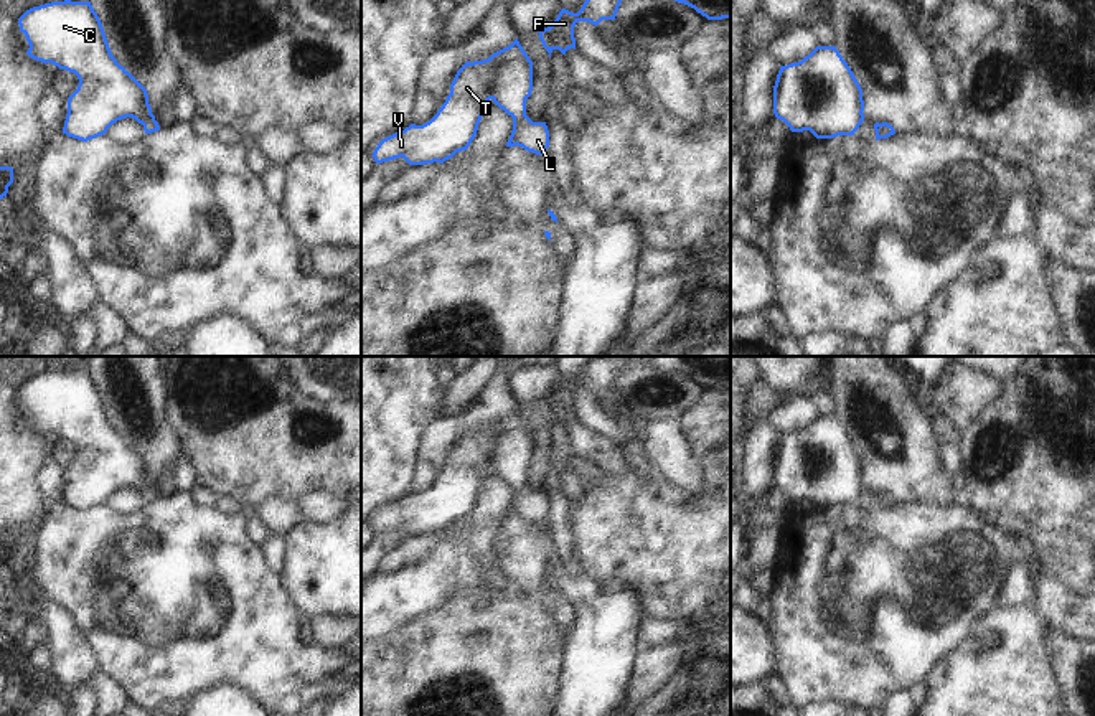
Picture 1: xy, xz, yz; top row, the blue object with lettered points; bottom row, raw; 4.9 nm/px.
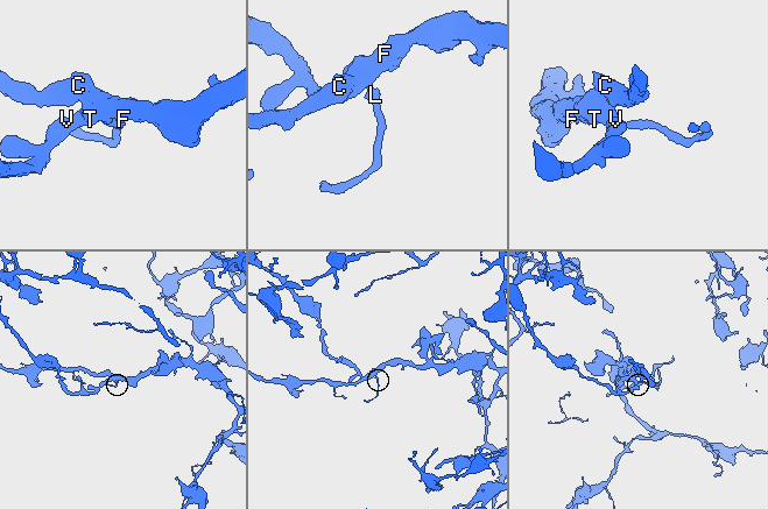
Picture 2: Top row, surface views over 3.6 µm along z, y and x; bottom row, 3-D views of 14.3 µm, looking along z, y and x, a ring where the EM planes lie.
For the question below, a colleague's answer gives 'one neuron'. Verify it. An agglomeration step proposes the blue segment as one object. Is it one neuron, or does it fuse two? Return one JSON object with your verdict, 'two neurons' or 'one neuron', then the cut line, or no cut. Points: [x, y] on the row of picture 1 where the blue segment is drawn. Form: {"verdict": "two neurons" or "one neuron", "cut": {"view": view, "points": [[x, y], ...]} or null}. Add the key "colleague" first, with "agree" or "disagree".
{"colleague": "agree", "verdict": "one neuron", "cut": null}

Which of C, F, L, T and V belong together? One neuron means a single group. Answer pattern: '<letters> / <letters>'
C F L T V

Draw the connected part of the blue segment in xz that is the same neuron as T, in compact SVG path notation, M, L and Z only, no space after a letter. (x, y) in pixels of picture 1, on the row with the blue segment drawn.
M518 38L488 59L467 61L455 74L437 114L425 124L411 124L383 139L373 152L376 163L402 157L409 165L444 163L467 150L477 135L483 111L491 99L513 117L506 147L523 147L543 155L549 147L546 122L526 115L526 99L533 91L533 61Z

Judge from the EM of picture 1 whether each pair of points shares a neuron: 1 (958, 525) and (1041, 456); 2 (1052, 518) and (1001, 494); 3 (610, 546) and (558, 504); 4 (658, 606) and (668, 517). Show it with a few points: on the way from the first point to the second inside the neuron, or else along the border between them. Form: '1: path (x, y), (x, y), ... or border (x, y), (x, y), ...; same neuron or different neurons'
1: border (960, 497), (1006, 533); different neurons
2: path (1039, 505), (1028, 494), (1015, 494); same neuron
3: border (571, 504), (573, 548), (576, 553); different neurons
4: path (668, 584), (668, 538); same neuron

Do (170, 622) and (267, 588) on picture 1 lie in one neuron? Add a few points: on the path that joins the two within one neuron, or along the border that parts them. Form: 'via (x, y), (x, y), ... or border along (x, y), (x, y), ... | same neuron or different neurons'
via (195, 607), (243, 607) | same neuron

